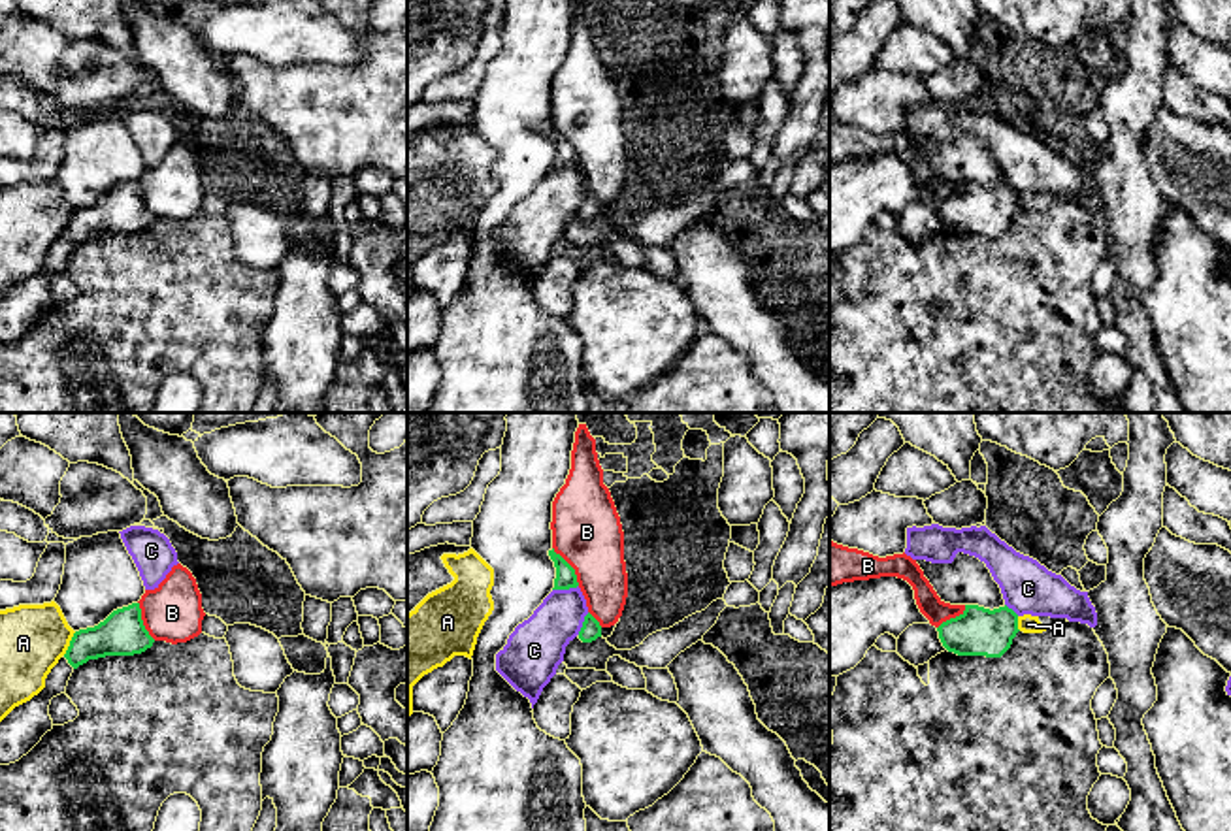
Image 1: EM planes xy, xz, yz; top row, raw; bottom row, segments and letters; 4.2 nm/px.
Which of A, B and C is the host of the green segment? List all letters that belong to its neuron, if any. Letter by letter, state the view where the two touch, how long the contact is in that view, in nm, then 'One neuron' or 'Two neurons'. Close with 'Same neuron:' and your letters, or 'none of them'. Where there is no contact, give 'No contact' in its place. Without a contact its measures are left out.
A: Touches green in xy. Shared border 120 nm. Two neurons
B: Touches green in xz. Shared border 200 nm. Two neurons
C: Touches green in xz. Shared border 110 nm. Two neurons
Same neuron: none of them

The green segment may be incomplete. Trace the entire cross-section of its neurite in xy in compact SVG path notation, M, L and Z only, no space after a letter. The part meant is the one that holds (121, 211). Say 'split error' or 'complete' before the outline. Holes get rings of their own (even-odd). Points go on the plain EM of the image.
split error; M140 181L113 188L94 205L75 209L66 232L47 253L45 266L0 300L0 343L19 339L53 307L51 277L66 271L68 258L79 243L106 234L141 232L153 220Z

